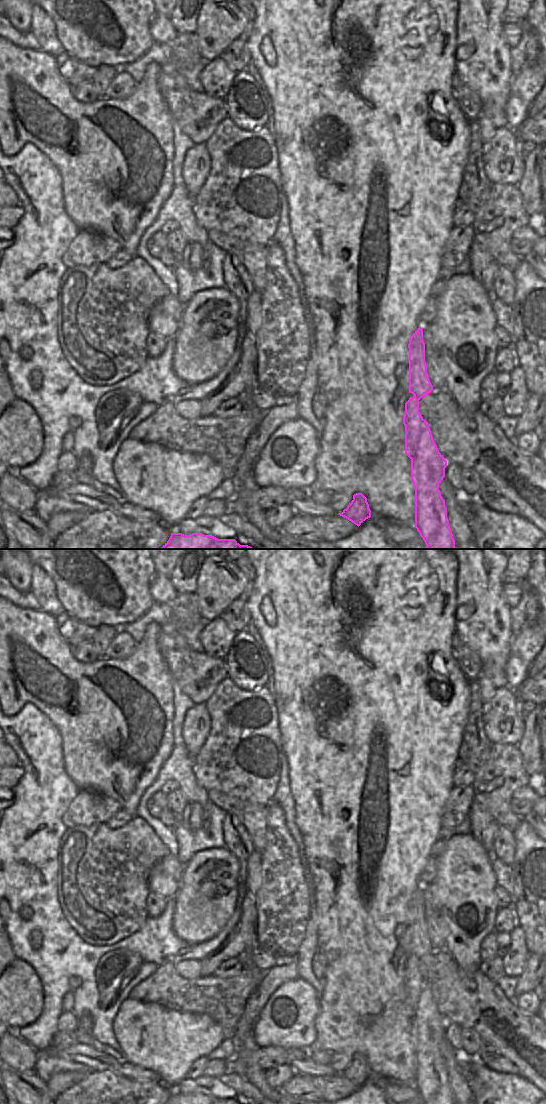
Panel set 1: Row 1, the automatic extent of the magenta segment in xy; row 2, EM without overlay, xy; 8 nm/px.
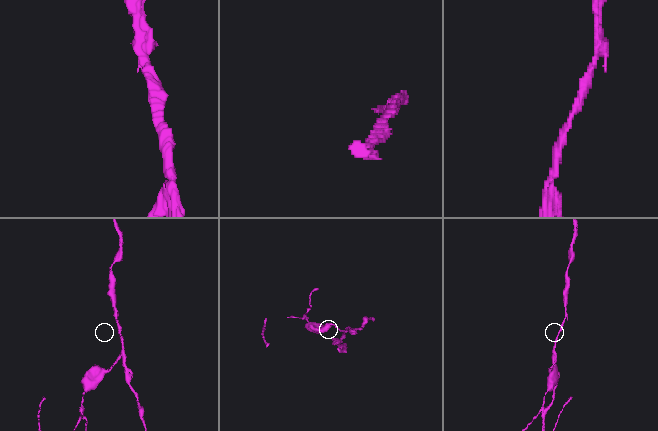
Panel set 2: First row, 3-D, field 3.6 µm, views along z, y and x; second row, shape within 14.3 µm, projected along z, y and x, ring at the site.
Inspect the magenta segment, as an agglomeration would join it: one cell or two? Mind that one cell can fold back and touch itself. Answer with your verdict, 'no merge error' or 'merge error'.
merge error

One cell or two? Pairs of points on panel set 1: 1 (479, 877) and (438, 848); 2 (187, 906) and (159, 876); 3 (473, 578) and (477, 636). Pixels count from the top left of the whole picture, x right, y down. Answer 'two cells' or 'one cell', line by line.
1: two cells
2: two cells
3: one cell

